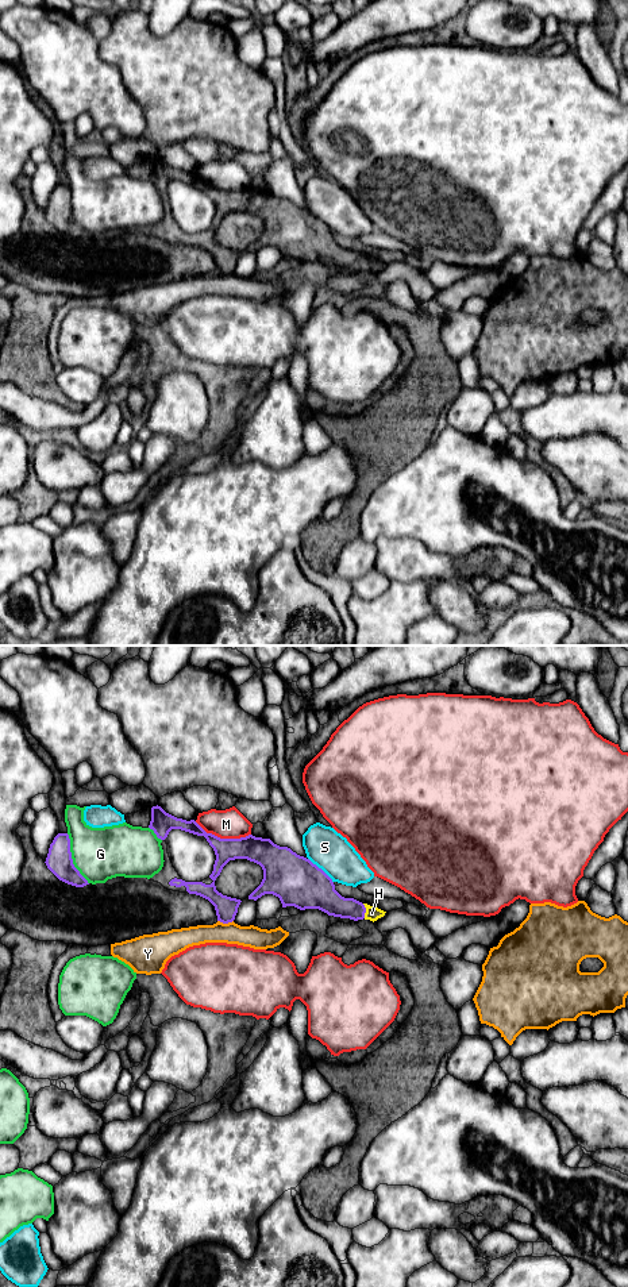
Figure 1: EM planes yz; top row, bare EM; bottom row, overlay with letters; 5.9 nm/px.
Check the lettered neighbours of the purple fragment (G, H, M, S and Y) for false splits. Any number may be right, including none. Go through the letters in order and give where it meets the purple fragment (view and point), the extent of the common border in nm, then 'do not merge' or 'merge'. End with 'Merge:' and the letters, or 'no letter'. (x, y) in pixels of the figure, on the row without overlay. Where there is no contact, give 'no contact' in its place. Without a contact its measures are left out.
G: yz (72, 211) | 340 nm | do not merge
H: yz (365, 262) | 90 nm | merge
M: yz (223, 191) | 340 nm | do not merge
S: yz (322, 222) | 220 nm | do not merge
Y: yz (226, 274) | 100 nm | do not merge
Merge: H

